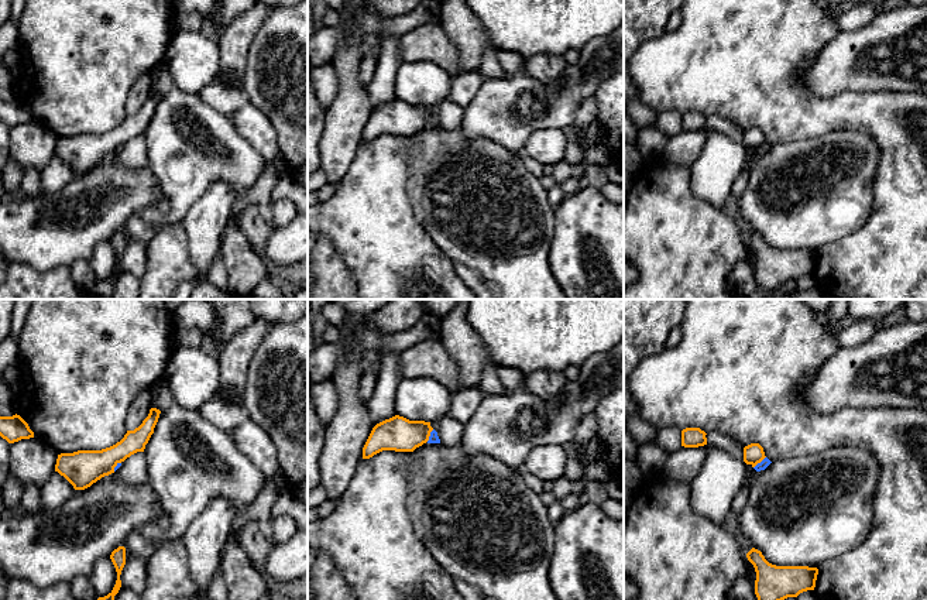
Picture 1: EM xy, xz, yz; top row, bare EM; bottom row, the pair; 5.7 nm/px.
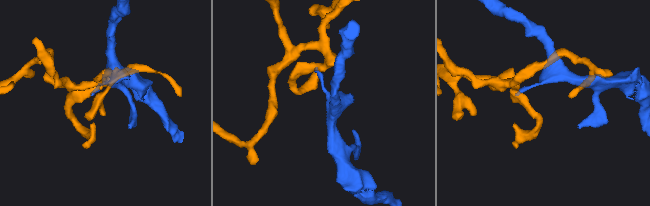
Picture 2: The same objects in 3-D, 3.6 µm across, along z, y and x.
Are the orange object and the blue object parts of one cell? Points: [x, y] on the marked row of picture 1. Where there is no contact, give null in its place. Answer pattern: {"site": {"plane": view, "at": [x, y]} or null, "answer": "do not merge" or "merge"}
{"site": {"plane": "yz", "at": [759, 462]}, "answer": "do not merge"}

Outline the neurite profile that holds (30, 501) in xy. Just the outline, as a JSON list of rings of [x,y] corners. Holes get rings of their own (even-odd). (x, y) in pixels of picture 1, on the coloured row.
[[[30,484],[24,488],[20,507],[24,512],[38,512],[41,510],[41,494],[40,487],[35,484]]]

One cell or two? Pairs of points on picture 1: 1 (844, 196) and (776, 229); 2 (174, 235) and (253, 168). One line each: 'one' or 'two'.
1: one
2: two

